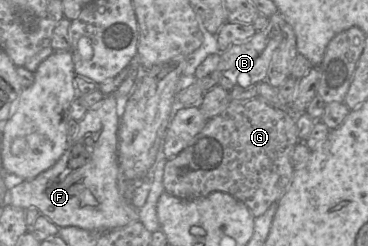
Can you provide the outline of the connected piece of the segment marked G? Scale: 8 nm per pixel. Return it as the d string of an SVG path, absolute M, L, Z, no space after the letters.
M258 97L232 100L187 147L166 161L164 192L180 199L225 192L244 203L254 217L262 215L272 204L279 204L292 183L292 152L299 141L296 116L270 107Z

